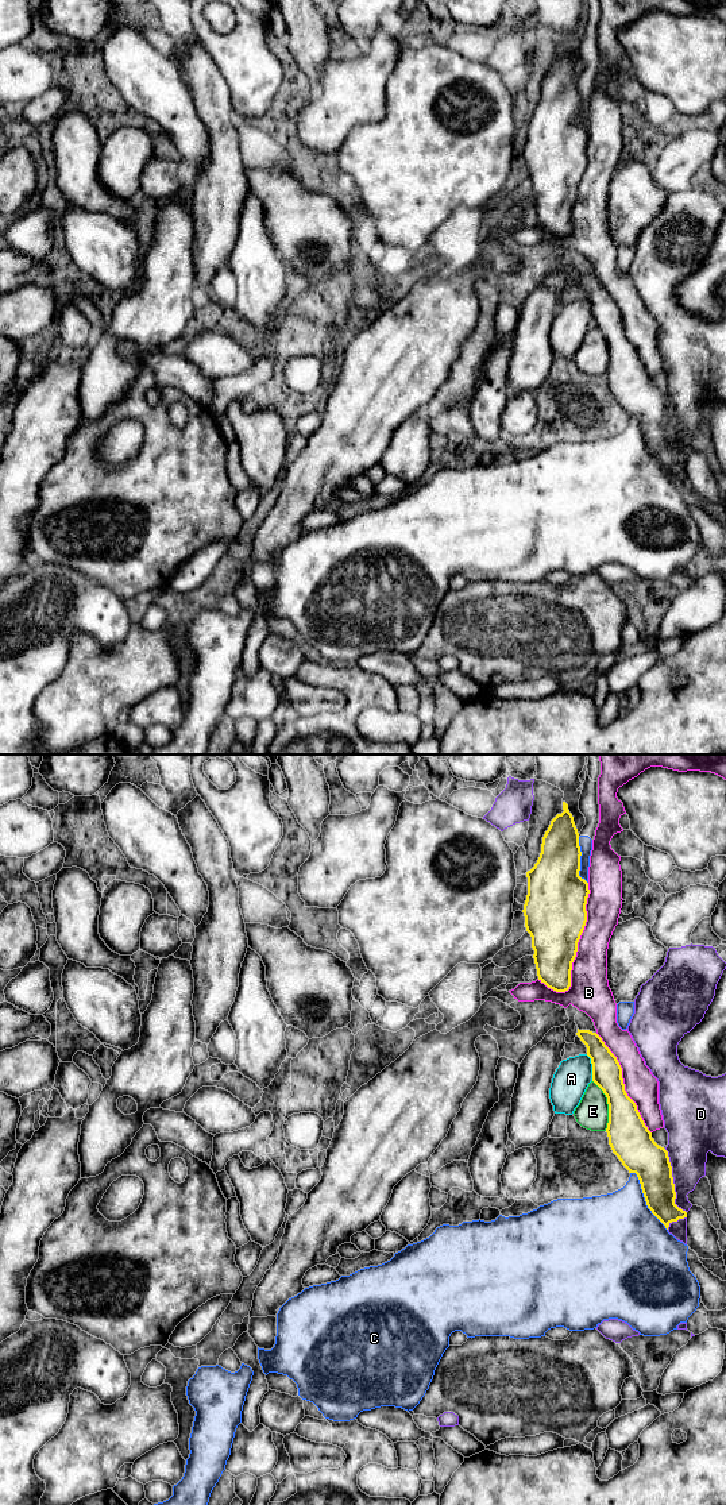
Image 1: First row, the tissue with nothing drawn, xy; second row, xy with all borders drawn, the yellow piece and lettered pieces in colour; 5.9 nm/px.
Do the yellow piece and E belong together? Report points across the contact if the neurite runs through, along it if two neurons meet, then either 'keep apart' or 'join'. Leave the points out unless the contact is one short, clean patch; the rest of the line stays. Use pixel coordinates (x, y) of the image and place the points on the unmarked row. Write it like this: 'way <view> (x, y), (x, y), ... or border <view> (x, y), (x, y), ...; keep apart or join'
join

